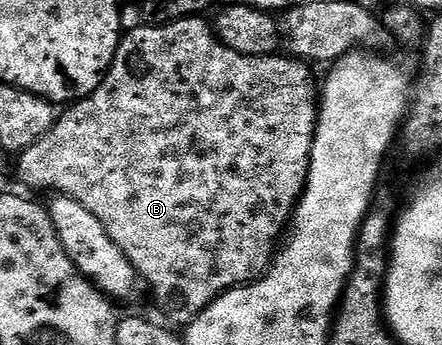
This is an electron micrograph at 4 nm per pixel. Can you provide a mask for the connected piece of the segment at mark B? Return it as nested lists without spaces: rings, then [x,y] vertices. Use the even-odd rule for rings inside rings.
[[[196,17],[193,19],[182,19],[181,21],[173,21],[166,23],[163,27],[153,27],[150,25],[138,25],[131,32],[128,30],[126,34],[119,40],[119,51],[115,54],[115,59],[111,62],[111,68],[108,69],[103,83],[89,97],[80,99],[79,102],[70,104],[66,108],[67,111],[56,118],[55,124],[49,129],[49,133],[45,133],[45,137],[41,137],[33,145],[29,145],[29,149],[25,149],[18,156],[19,159],[19,179],[27,187],[32,187],[35,191],[51,191],[55,195],[68,195],[73,197],[73,201],[77,201],[81,205],[85,205],[85,209],[89,209],[89,213],[93,213],[93,217],[97,217],[97,221],[101,221],[101,225],[105,225],[105,233],[109,233],[109,237],[113,237],[113,241],[121,249],[121,253],[125,253],[125,257],[129,257],[129,261],[139,271],[140,280],[144,284],[155,283],[155,303],[159,306],[159,311],[167,319],[172,319],[175,323],[186,325],[194,321],[218,295],[225,294],[229,289],[241,287],[262,277],[271,266],[272,259],[275,258],[277,243],[275,239],[282,240],[285,232],[288,230],[291,222],[291,216],[295,214],[295,207],[299,203],[303,190],[307,187],[307,174],[311,172],[311,150],[313,149],[313,141],[315,140],[315,124],[319,121],[320,104],[317,102],[317,79],[311,76],[312,68],[306,62],[300,61],[294,57],[284,57],[282,54],[273,55],[246,55],[245,53],[237,53],[233,49],[229,49],[223,42],[215,36],[212,24],[206,23],[206,18]]]

